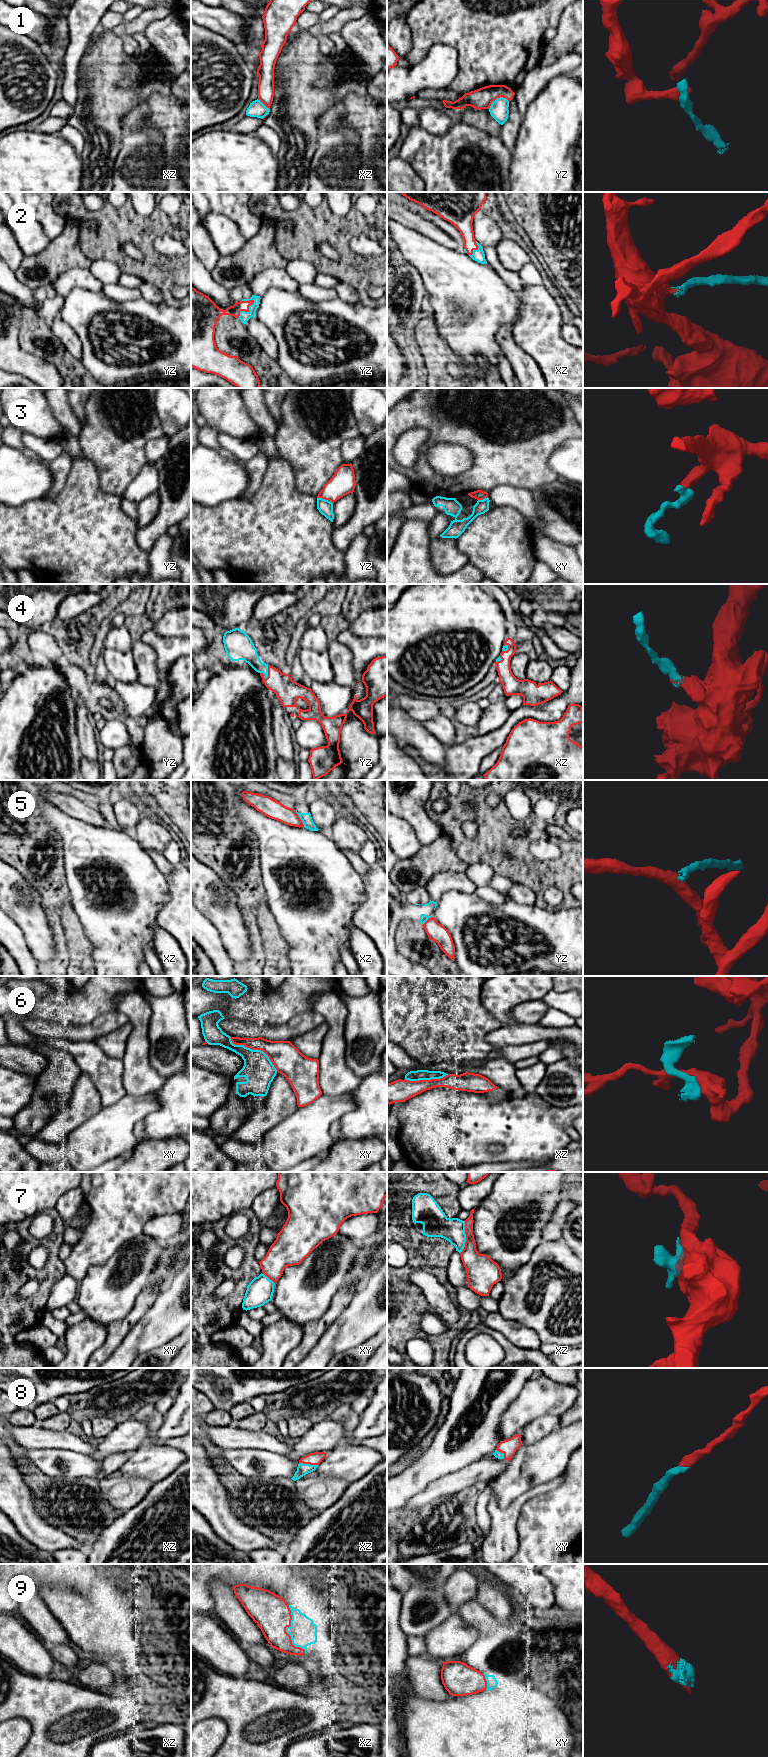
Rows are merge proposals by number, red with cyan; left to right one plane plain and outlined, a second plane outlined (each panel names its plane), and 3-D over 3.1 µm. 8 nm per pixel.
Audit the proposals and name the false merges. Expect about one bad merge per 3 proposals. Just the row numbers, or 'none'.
1, 3, 5, 6, 7

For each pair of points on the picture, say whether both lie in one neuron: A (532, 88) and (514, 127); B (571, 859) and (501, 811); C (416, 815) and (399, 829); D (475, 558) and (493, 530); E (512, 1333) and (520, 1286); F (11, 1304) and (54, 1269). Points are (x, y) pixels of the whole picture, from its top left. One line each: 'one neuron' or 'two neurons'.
A: two neurons
B: one neuron
C: two neurons
D: one neuron
E: two neurons
F: one neuron

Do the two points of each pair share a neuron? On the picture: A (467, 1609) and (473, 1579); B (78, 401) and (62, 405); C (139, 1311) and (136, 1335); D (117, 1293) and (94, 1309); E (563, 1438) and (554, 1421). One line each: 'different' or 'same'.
A: same
B: different
C: different
D: same
E: different

